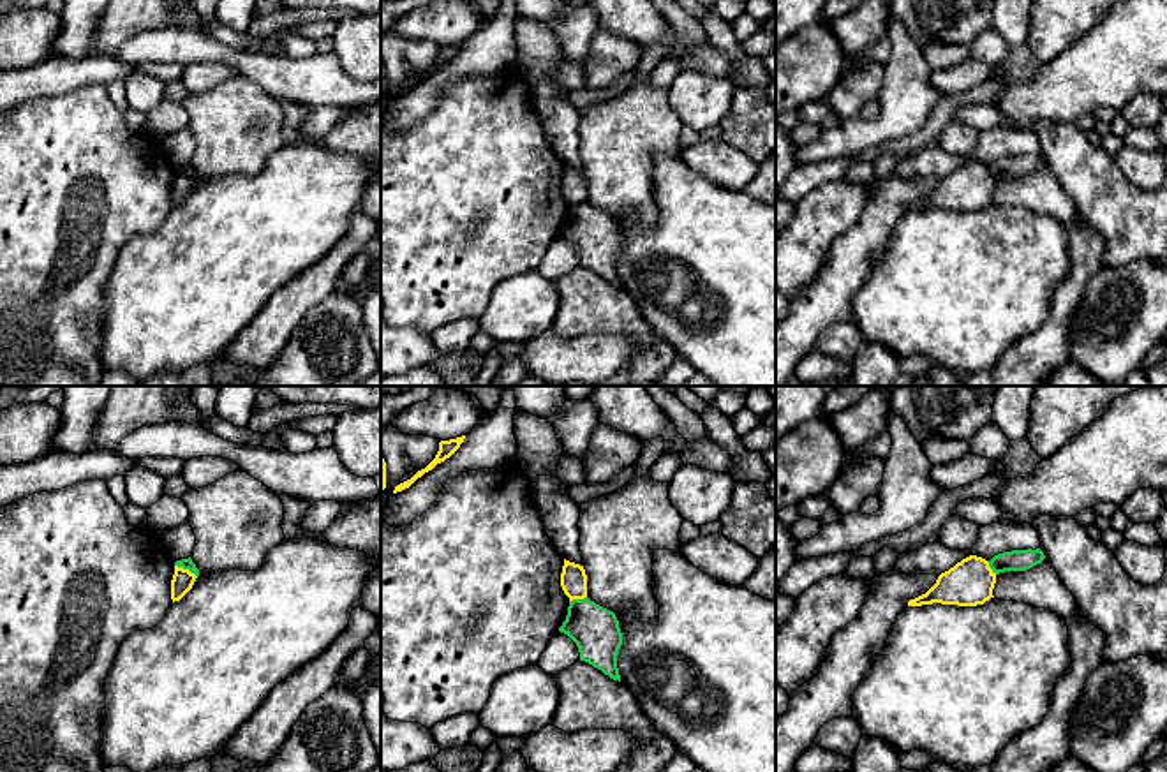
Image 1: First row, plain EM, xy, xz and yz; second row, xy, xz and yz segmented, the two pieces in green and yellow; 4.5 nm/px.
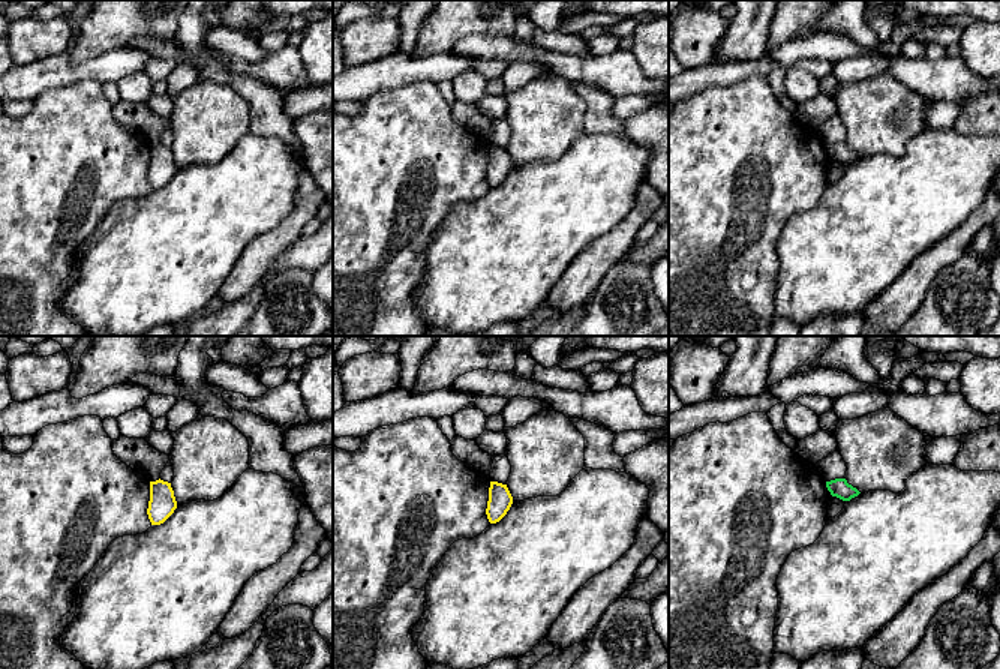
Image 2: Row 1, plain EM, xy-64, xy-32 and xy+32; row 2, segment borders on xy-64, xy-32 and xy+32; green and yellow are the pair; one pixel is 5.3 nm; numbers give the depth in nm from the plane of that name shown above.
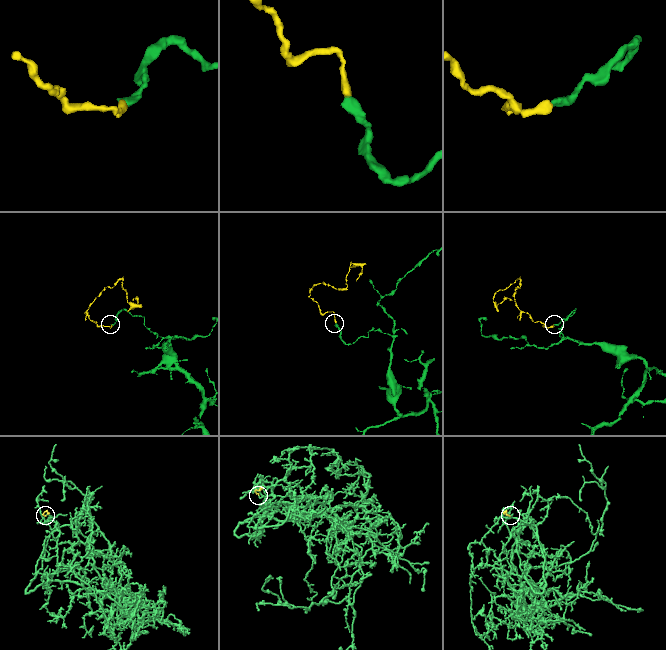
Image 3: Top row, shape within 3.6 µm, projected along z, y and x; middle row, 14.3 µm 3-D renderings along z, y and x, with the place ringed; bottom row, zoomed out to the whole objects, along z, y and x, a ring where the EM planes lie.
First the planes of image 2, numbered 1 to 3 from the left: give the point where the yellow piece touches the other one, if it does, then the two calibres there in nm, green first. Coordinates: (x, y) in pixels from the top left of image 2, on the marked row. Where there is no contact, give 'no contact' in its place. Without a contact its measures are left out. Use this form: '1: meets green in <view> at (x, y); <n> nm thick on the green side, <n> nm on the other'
1: no contact
2: no contact
3: no contact

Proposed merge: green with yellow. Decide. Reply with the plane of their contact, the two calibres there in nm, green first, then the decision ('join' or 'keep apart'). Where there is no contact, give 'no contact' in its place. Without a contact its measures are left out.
meets green in xy; 50 nm thick on the green side, 100 nm on the other; keep apart

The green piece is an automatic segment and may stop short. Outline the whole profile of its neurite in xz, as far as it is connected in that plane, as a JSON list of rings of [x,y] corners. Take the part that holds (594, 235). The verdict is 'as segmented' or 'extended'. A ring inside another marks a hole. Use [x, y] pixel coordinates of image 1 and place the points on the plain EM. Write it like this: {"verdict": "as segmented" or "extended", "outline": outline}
{"verdict": "as segmented", "outline": [[[589,203],[573,204],[559,236],[576,249],[580,266],[621,287],[617,261],[622,250],[622,238],[613,217]]]}

